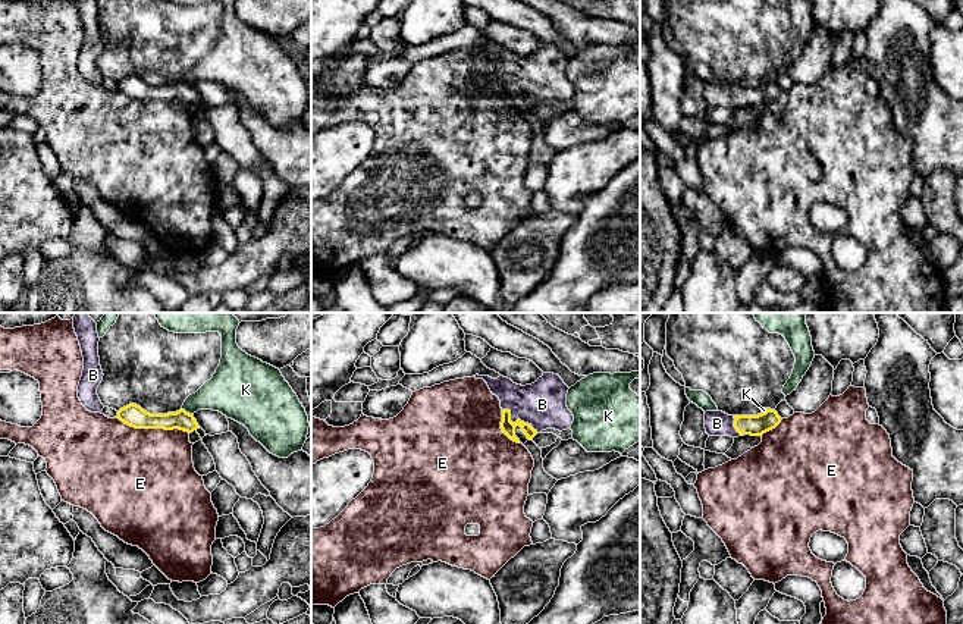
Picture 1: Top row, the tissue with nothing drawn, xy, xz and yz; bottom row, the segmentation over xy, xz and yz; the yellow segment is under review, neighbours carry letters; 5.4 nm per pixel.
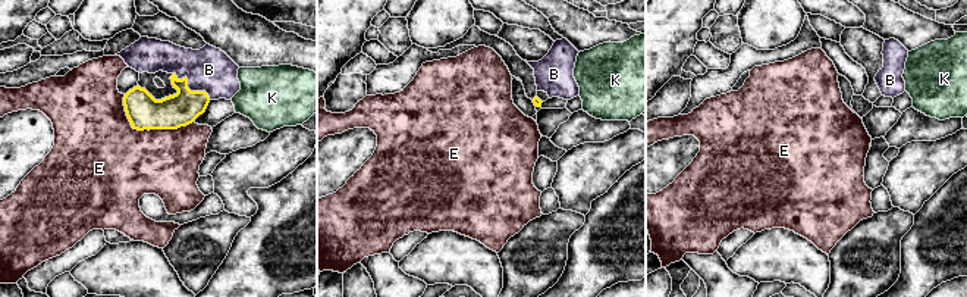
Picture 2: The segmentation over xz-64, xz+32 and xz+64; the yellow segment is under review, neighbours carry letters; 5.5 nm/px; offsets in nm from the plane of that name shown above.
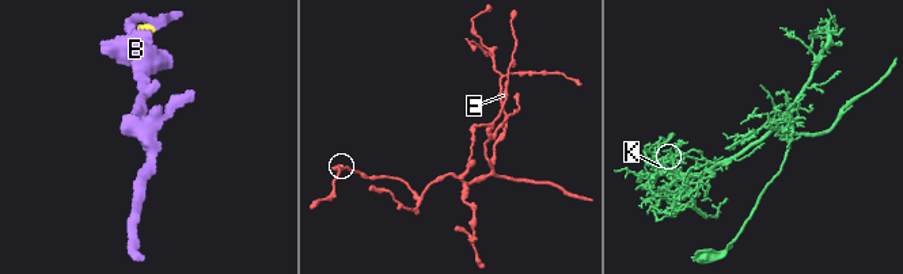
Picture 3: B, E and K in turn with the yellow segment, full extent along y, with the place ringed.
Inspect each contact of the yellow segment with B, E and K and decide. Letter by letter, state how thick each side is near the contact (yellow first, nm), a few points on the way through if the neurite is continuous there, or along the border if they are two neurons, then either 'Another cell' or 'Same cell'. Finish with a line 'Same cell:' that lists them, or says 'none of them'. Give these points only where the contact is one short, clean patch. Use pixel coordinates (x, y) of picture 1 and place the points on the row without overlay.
B: Thickness 80 nm (yellow) against 260 nm. Path across: xz (508, 99), (517, 91), (530, 78), (542, 75). Same cell
E: Thickness 120 nm (yellow) against 500 nm. Another cell
K: Thickness 110 nm (yellow) against 220 nm. Another cell
Same cell: B

